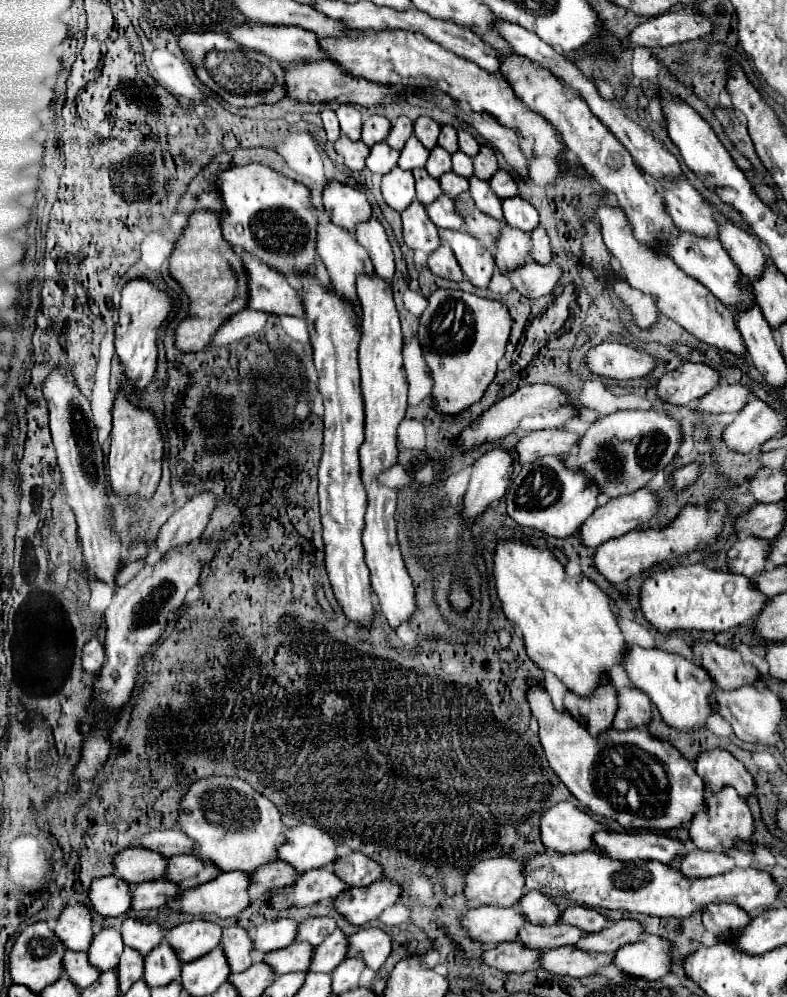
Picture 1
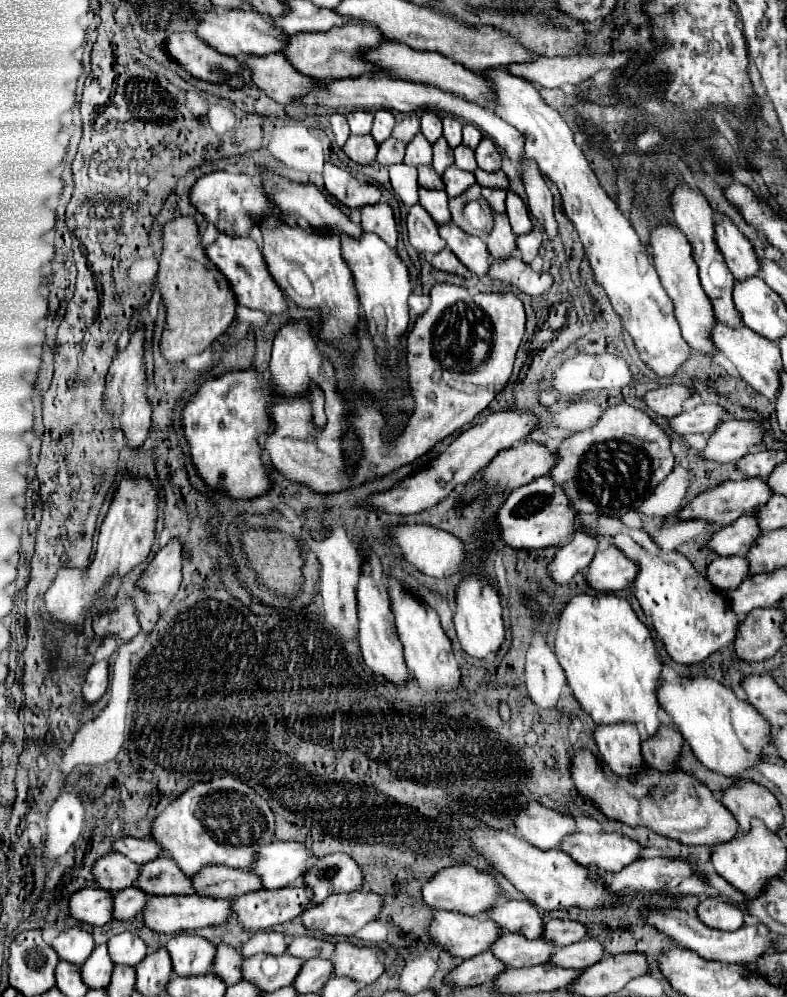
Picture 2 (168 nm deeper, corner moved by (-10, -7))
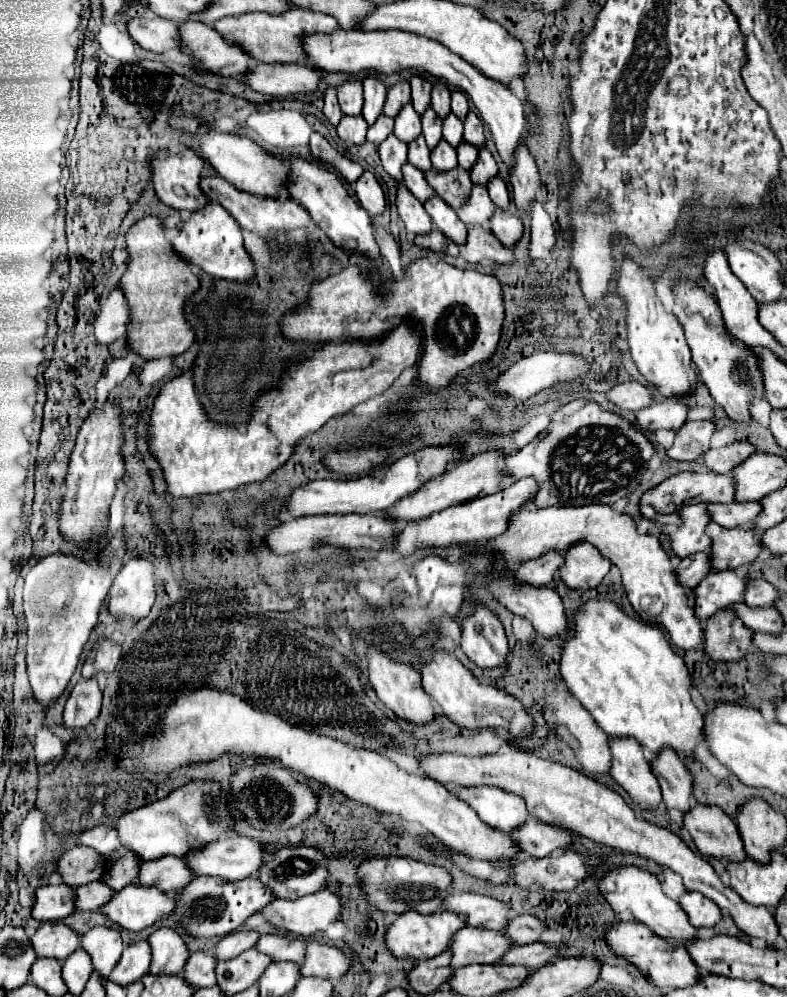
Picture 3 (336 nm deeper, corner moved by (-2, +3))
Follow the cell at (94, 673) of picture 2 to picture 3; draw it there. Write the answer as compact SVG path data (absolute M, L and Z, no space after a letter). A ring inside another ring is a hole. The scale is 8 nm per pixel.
M82 680L74 686L66 708L64 708L64 728L82 730L92 724L98 716L102 704L102 692L96 680Z

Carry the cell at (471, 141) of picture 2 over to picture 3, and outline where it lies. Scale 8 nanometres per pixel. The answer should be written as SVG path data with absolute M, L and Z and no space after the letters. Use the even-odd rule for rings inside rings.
M460 90L452 92L452 112L458 114L460 120L464 120L468 114L468 100L466 100L464 92L460 92Z

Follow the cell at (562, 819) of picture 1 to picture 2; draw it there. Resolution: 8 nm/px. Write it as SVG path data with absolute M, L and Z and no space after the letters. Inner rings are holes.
M538 802L524 804L516 826L520 836L540 850L558 850L566 836L578 832L572 814L556 812Z

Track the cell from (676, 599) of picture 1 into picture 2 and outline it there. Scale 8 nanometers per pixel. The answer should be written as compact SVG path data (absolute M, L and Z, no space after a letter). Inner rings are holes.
M600 518L598 526L590 532L604 536L628 558L638 562L640 574L634 580L634 596L638 598L644 614L650 616L652 626L672 660L680 664L702 662L712 652L734 642L740 626L736 612L732 610L728 598L720 590L712 588L708 578L696 572L686 556L676 550L660 550L644 530L628 528L618 518Z

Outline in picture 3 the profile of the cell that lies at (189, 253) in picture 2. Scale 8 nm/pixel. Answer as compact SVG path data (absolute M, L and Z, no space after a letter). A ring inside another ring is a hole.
M144 216L128 230L126 250L128 262L118 282L130 310L126 348L138 352L146 360L186 352L194 342L194 332L184 318L184 300L200 284L196 274L198 268L186 264L186 260L172 252L170 242L164 236L162 220L156 216Z

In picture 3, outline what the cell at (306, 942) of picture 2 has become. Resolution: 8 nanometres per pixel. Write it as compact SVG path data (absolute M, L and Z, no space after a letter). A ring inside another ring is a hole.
M264 934L260 936L254 948L270 956L272 962L296 962L298 964L298 960L302 960L302 948L306 948L306 942L296 936Z

